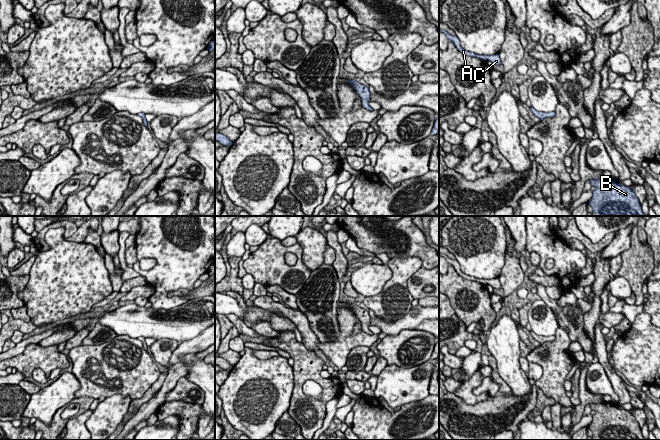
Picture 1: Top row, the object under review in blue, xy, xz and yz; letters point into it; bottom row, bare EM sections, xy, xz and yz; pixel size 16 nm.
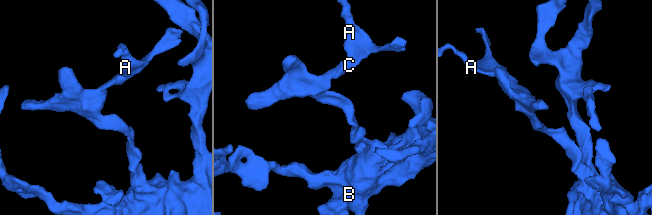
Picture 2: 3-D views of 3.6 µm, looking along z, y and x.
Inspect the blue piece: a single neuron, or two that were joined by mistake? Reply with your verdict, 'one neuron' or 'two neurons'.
two neurons

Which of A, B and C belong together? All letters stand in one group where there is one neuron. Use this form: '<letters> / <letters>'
A C / B

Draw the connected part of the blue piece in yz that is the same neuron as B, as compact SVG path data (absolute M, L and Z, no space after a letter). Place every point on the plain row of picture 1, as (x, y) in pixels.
M613 402L589 405L595 411L588 426L593 440L649 440L644 438L639 423L630 411L617 408Z

